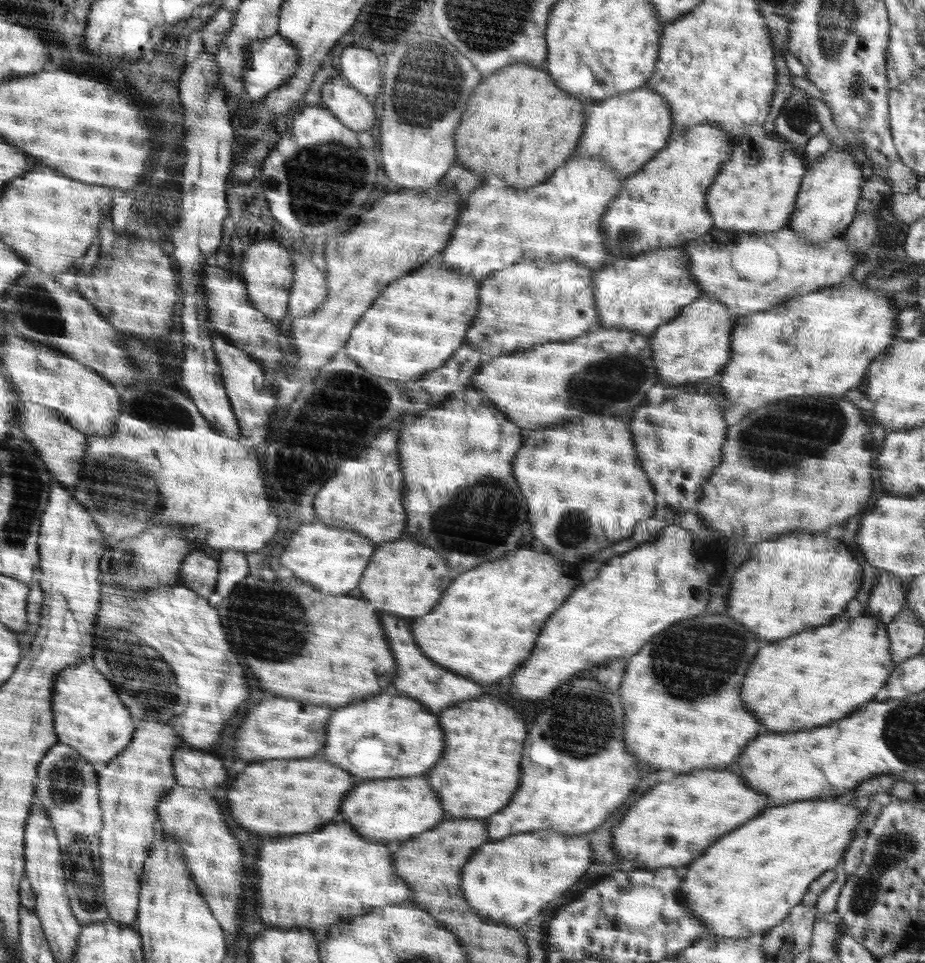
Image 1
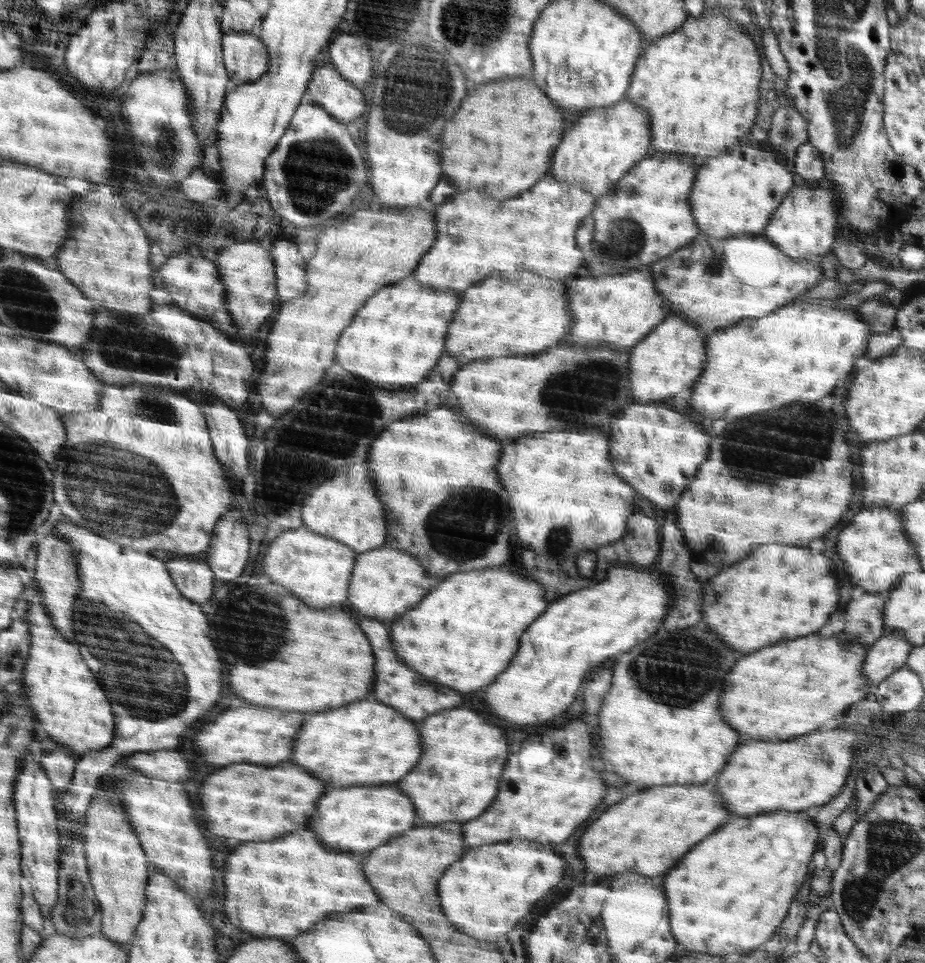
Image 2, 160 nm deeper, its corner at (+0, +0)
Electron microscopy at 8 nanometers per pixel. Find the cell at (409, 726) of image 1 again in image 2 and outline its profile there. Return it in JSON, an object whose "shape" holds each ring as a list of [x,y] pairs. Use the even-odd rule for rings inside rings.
{"shape":[[[364,698],[346,708],[314,714],[310,722],[294,737],[292,764],[310,770],[334,789],[352,785],[382,785],[397,783],[414,770],[421,758],[419,723],[405,717],[391,706]]]}

